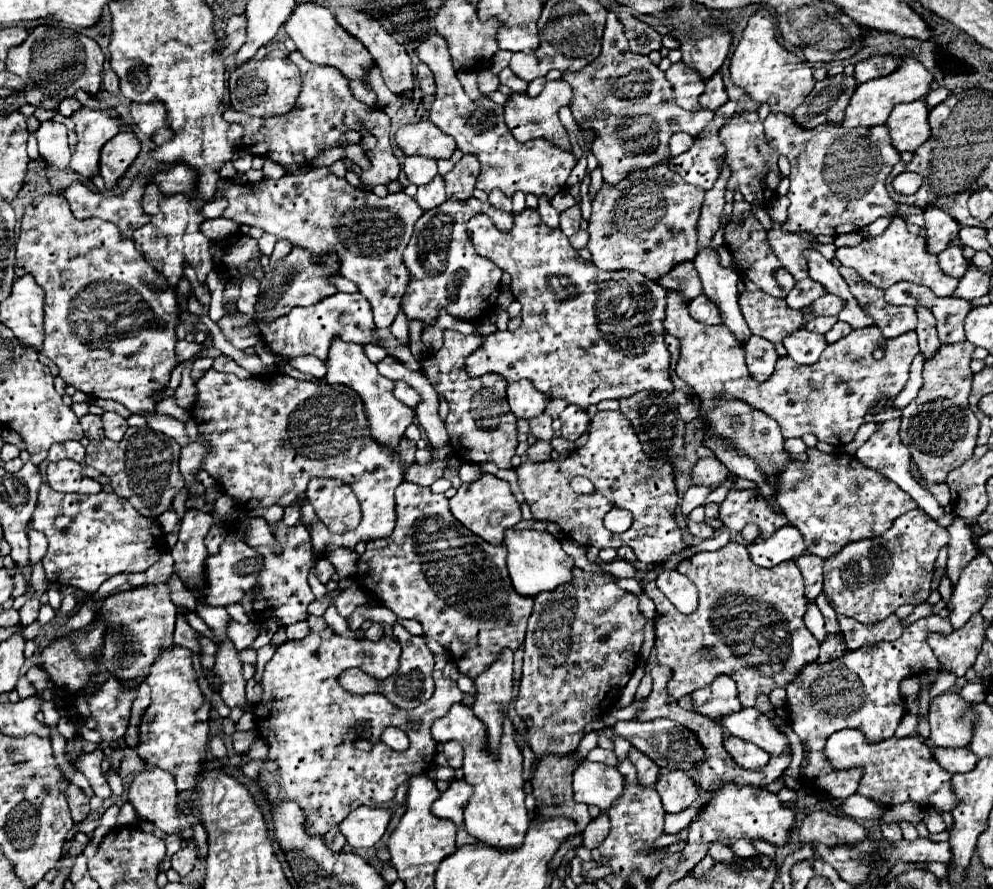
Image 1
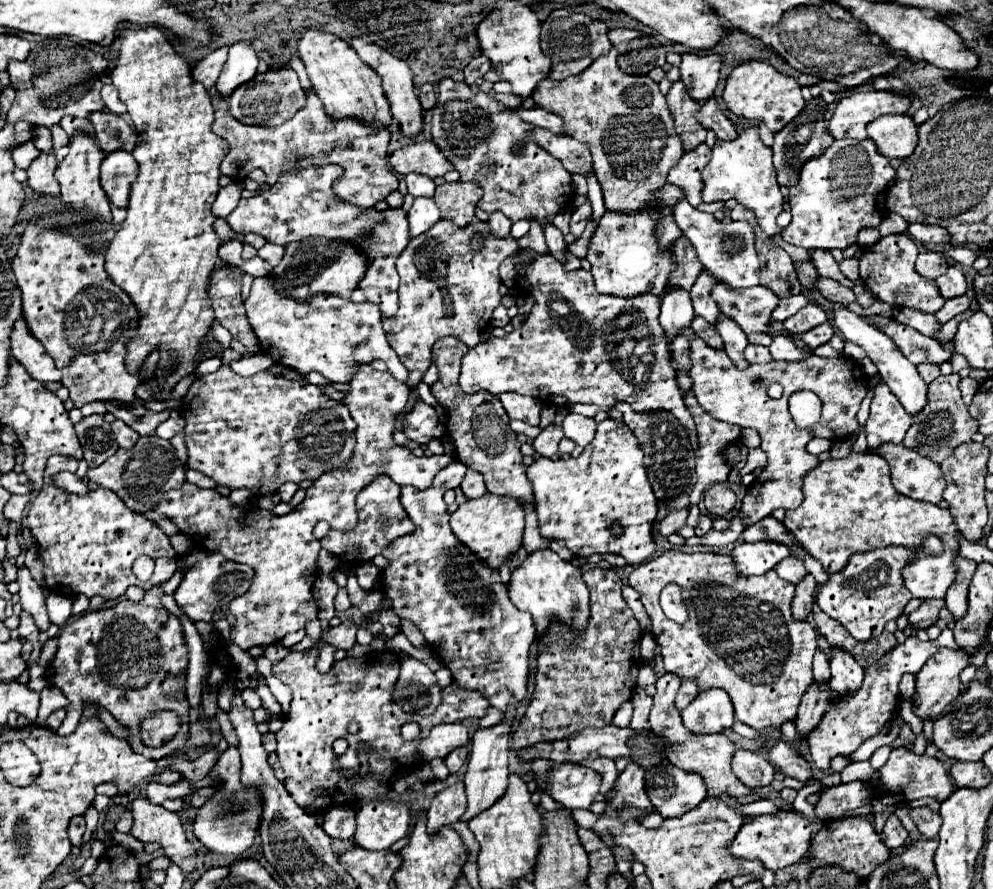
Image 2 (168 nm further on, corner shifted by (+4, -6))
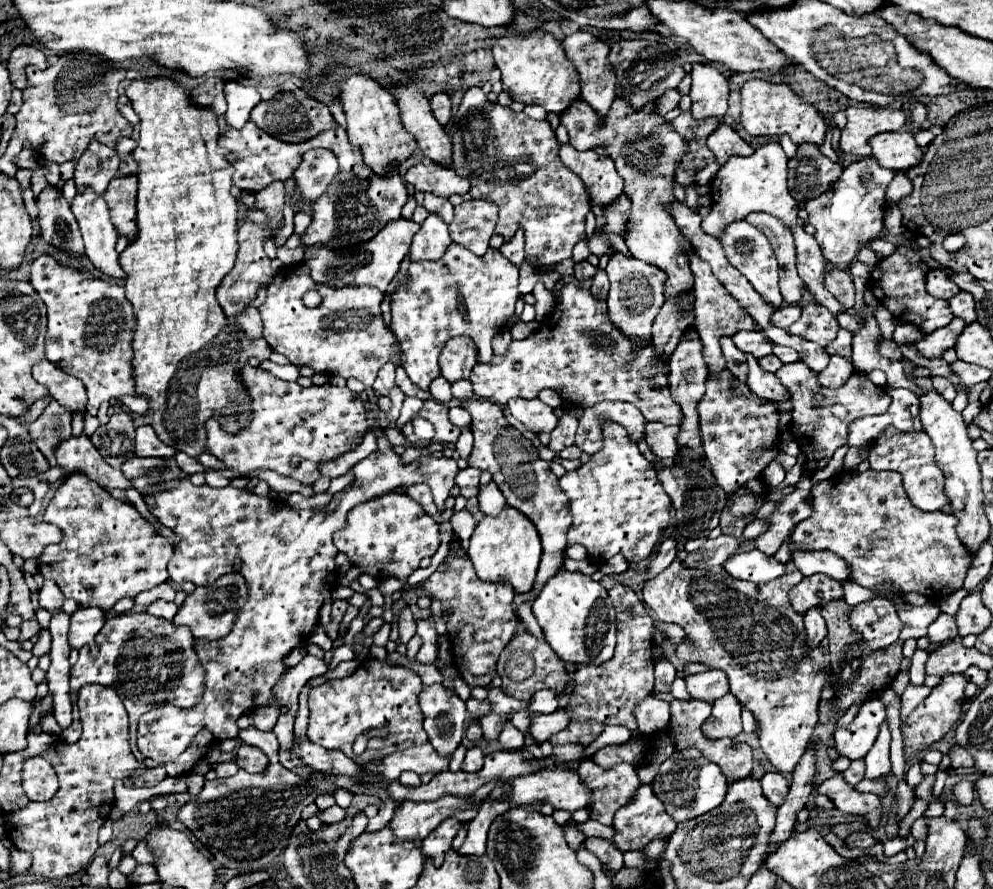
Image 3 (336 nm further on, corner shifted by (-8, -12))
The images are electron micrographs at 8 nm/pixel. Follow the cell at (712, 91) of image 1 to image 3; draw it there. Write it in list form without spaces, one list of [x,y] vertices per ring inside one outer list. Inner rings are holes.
[[[725,123],[713,135],[709,135],[707,147],[713,151],[719,165],[727,163],[727,159],[733,155],[753,155],[753,149]]]

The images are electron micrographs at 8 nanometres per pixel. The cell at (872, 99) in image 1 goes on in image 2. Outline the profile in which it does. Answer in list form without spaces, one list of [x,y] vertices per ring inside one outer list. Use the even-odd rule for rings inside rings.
[[[853,91],[851,95],[843,97],[831,119],[829,119],[829,133],[835,139],[853,137],[865,139],[867,125],[885,115],[885,113],[907,113],[911,107],[913,95],[907,93],[889,93],[889,91]]]

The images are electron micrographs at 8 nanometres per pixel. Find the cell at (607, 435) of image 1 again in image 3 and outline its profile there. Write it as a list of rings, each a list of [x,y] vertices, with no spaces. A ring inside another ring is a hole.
[[[601,419],[601,425],[603,447],[591,457],[591,461],[559,479],[561,489],[571,499],[573,525],[567,537],[571,545],[583,545],[589,559],[597,565],[617,553],[635,565],[649,559],[653,549],[661,543],[661,537],[671,521],[671,499],[657,479],[657,471],[641,455],[627,431],[611,419]]]

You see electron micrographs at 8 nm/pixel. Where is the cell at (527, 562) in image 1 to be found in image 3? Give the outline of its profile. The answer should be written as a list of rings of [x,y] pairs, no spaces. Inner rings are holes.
[[[561,571],[555,577],[551,577],[543,591],[539,593],[539,597],[533,603],[533,615],[539,623],[539,627],[543,629],[545,641],[553,647],[553,651],[567,663],[587,663],[587,665],[599,665],[605,663],[613,657],[615,653],[615,609],[613,603],[607,595],[607,589],[593,581],[589,575],[583,573],[569,573],[569,571]]]

